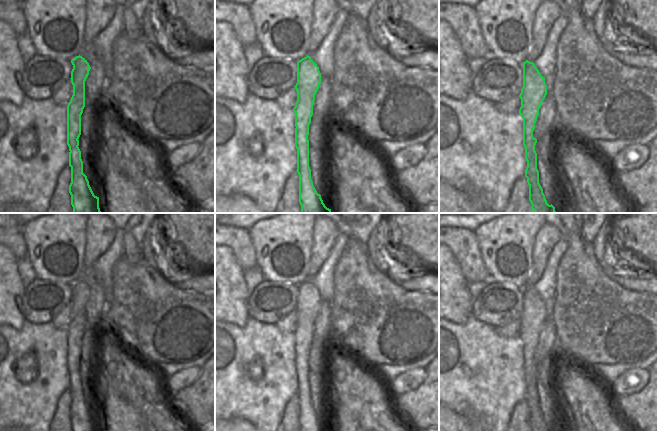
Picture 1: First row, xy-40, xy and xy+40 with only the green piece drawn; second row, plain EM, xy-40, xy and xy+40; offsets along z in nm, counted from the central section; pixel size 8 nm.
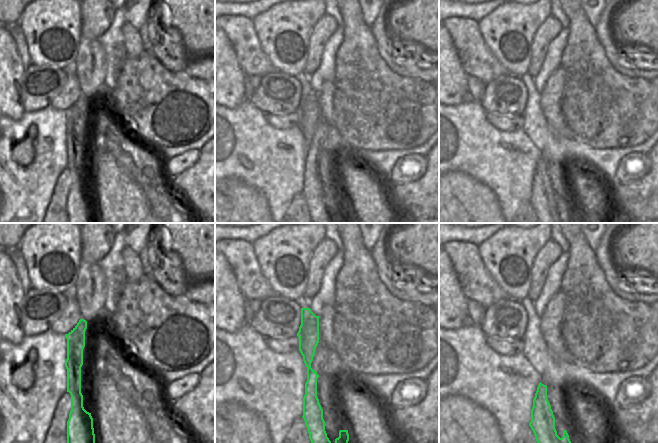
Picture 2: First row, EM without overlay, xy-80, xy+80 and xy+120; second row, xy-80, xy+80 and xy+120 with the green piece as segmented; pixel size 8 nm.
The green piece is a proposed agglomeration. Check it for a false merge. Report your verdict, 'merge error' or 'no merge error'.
merge error

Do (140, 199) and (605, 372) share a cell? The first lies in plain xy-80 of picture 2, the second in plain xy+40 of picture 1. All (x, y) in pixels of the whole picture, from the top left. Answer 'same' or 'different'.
different

